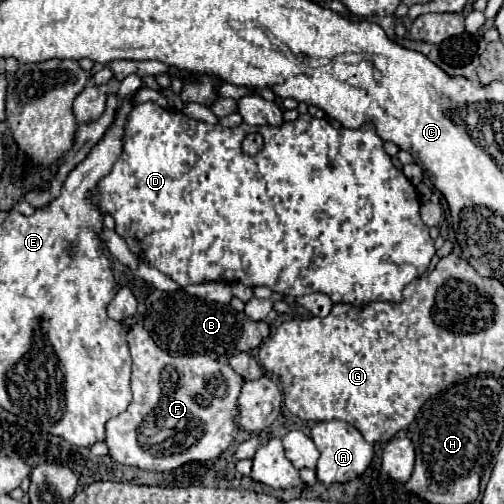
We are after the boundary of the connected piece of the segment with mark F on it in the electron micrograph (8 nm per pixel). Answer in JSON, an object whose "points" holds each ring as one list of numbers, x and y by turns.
{"points":[[134,324,128,330,128,344,132,354,132,392,134,400,128,410,106,422,106,444,110,456,126,466,142,470,170,472,186,462,206,462,218,458,232,442,236,398,242,388,242,378,228,366,208,356,170,356,156,346,152,336]]}

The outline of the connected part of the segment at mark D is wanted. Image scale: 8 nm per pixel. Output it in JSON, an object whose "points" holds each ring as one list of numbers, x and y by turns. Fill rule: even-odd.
{"points":[[144,102,132,108,126,120,122,144,124,144,122,154,114,162,112,172,96,184,90,196,98,200,98,210,102,214,110,214,114,218,116,232,126,240,130,252,136,254,140,262,160,270,180,286,204,284,206,280,222,280,224,272,220,270,218,262,224,256,224,250,230,250,242,256,244,272,248,274,244,284,248,284,250,288,268,286,272,292,278,292,284,296,304,296,304,294,322,292,322,294,328,294,334,304,342,302,354,308,364,308,366,304,372,304,372,302,392,302,392,304,402,302,404,286,410,284,414,278,422,276,434,256,434,242,428,234,428,226,420,218,421,202,418,192,412,186,412,182,402,174,402,170,394,166,392,158,384,152,382,148,384,142,376,134,374,124,362,124,356,130,348,130,348,128,336,130,326,120,318,120,318,118,312,118,310,114,302,114,298,120,284,122,280,128,274,128,274,126,256,128,245,123,236,128,224,128,220,124,212,126,212,124,188,118,186,114,166,110,156,102],[251,133,260,133,264,136,264,148,256,156,246,156,242,152,242,140]]}

